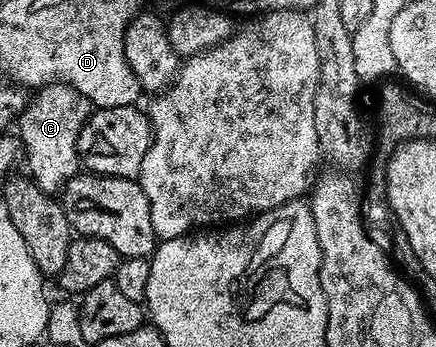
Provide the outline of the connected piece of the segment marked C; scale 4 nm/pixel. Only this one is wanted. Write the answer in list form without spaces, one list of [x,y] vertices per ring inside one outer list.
[[[49,83],[38,88],[30,96],[27,106],[19,114],[17,134],[21,144],[21,151],[25,156],[25,163],[27,159],[28,169],[31,170],[28,171],[30,178],[35,180],[35,183],[46,195],[58,196],[62,192],[63,186],[74,175],[80,174],[81,160],[79,158],[79,150],[77,149],[77,137],[81,133],[85,121],[91,116],[92,110],[93,108],[89,100],[81,93],[77,93],[77,89],[73,89],[68,83]]]

